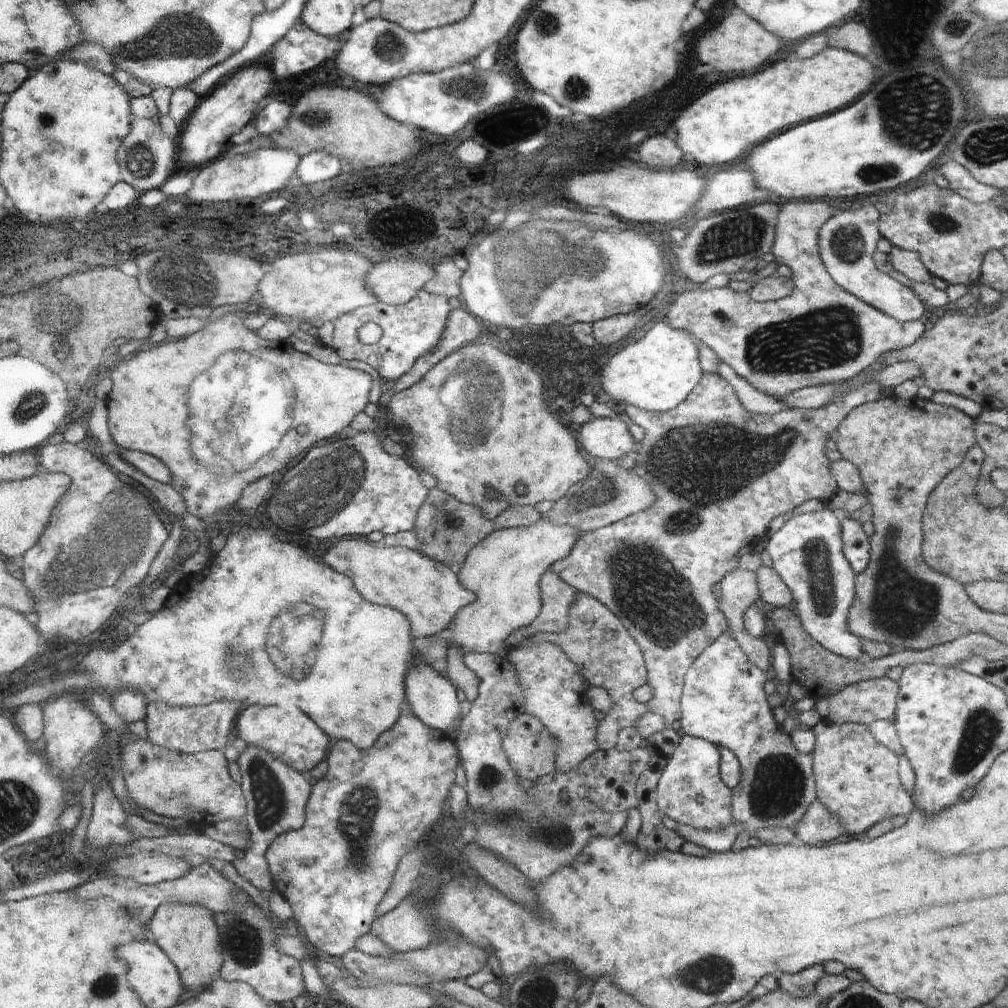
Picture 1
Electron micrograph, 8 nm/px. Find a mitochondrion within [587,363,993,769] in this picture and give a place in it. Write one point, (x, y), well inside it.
(717, 462)

